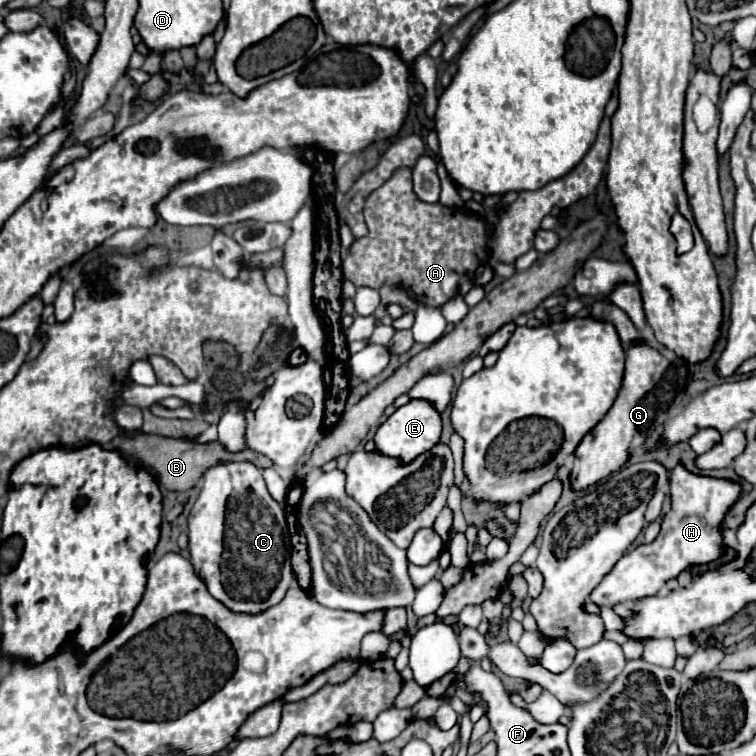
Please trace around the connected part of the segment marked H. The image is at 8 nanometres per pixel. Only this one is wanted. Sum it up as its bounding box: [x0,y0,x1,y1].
[590,465,740,607]

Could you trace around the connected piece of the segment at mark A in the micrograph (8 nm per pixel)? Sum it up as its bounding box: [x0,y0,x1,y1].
[344,167,490,307]

